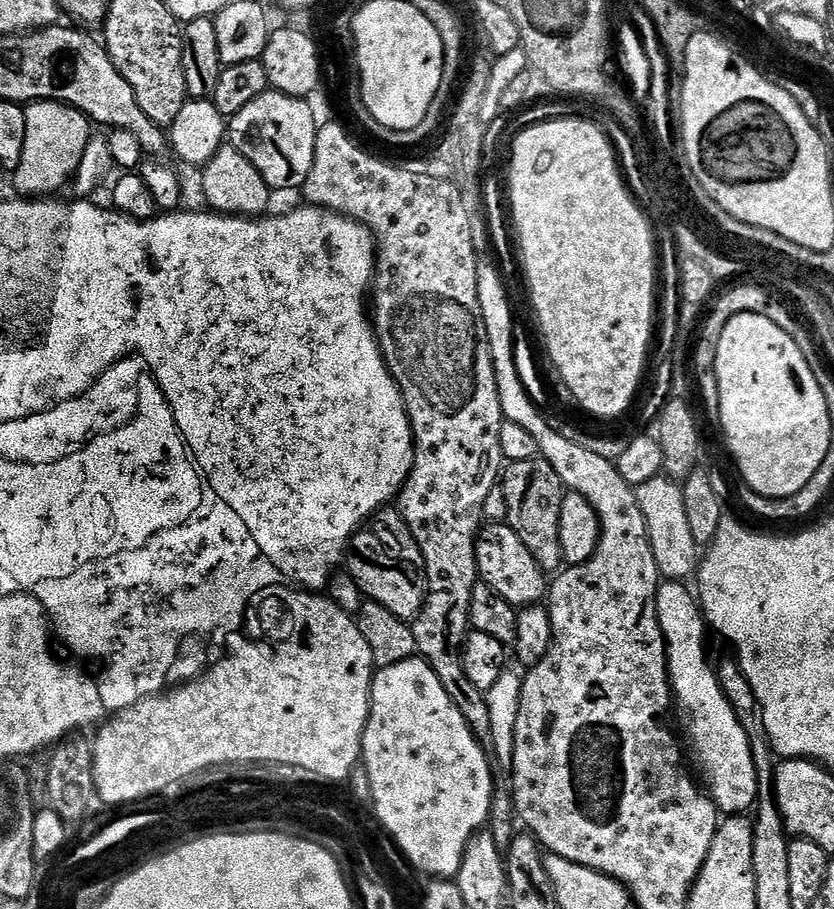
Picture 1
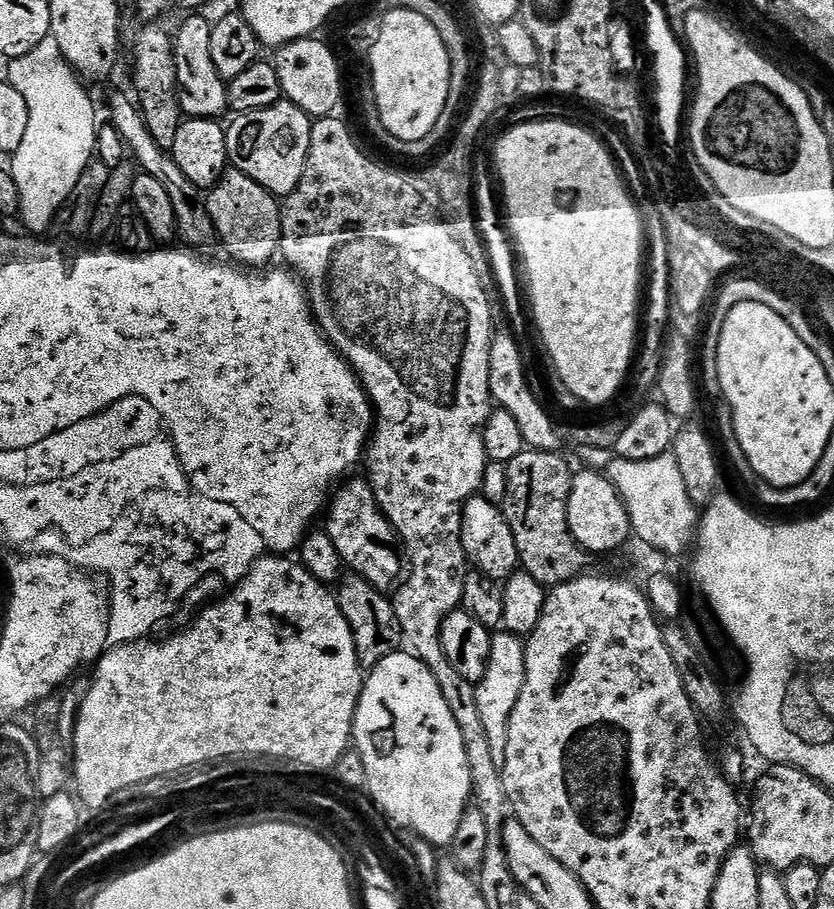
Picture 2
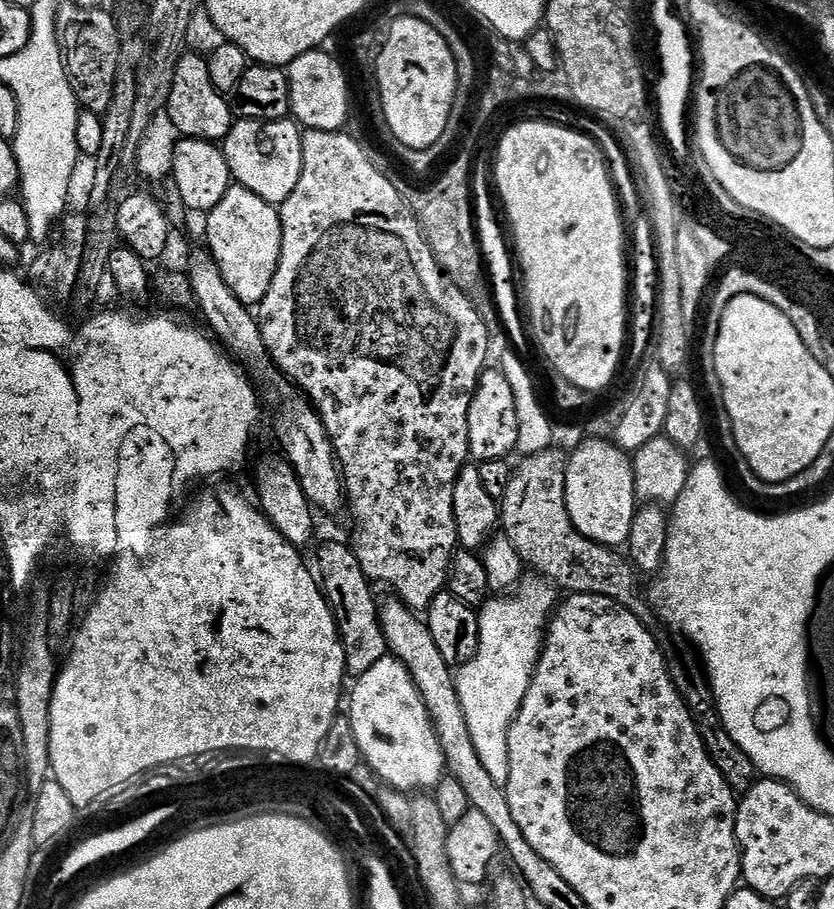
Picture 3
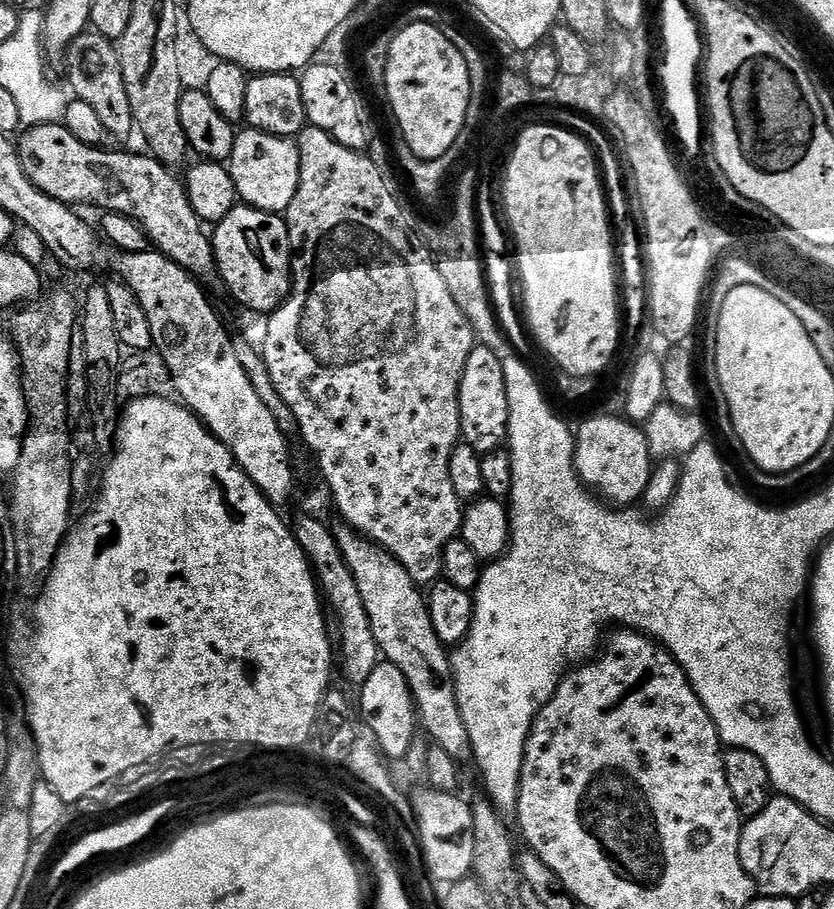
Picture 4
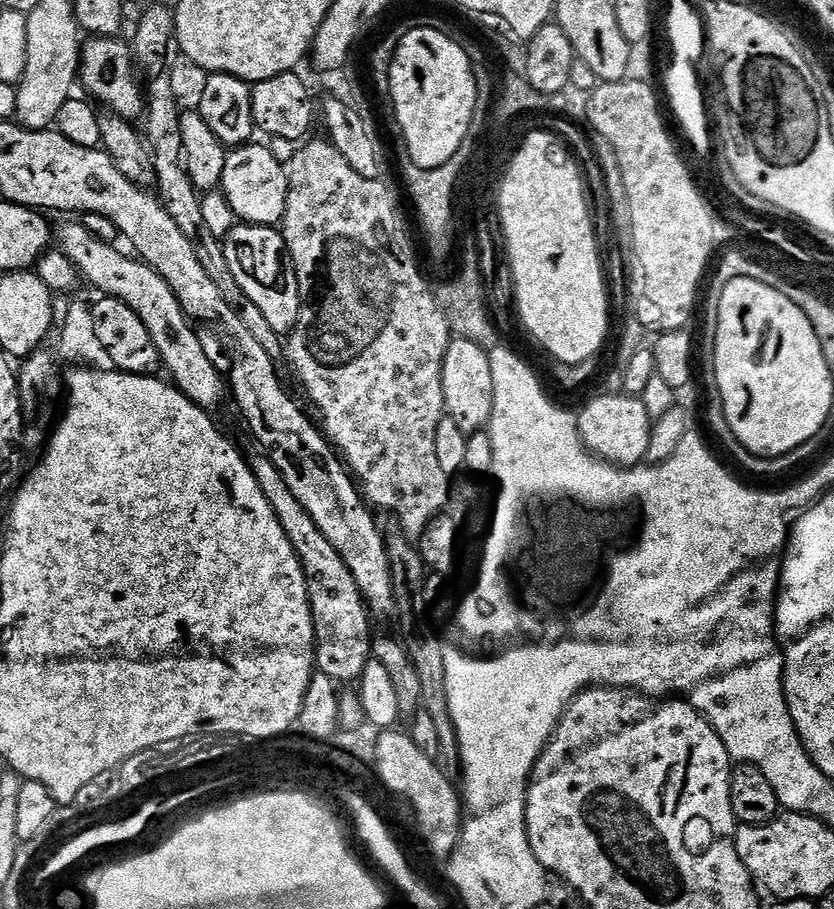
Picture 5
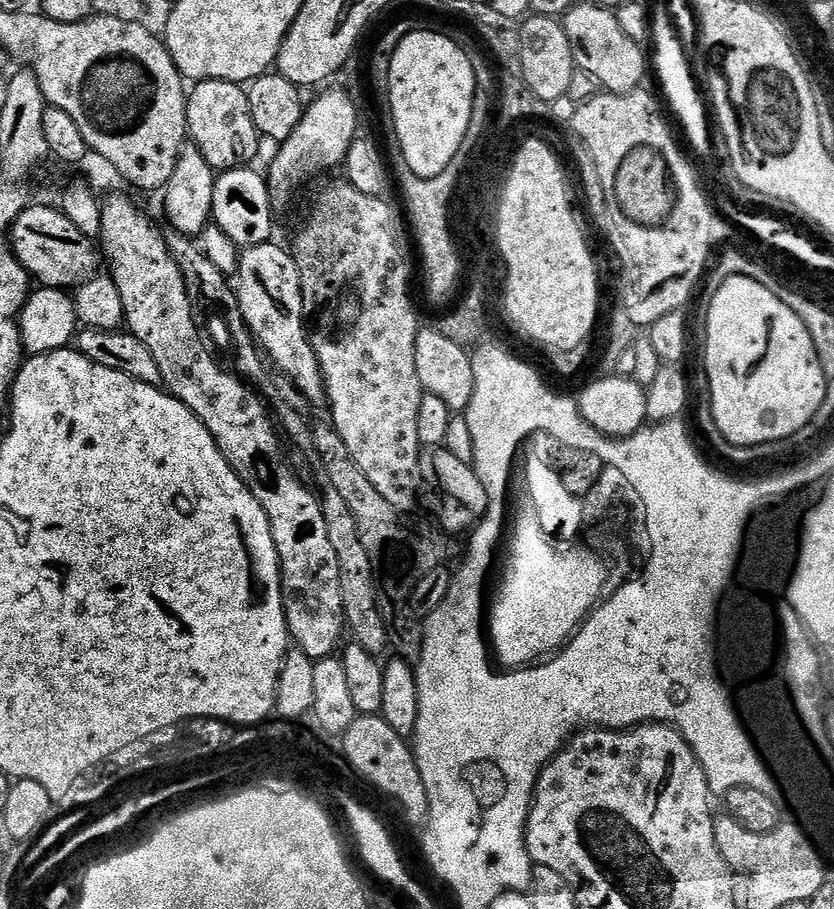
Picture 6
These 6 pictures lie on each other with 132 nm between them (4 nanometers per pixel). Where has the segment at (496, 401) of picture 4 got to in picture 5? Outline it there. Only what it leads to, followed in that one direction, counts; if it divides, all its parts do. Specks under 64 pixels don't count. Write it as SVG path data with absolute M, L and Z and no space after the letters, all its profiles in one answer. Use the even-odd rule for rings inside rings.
M452 338L444 349L444 361L440 370L440 382L444 395L444 410L447 419L453 420L466 434L488 428L488 420L492 417L492 371L488 361L488 352L469 340Z

